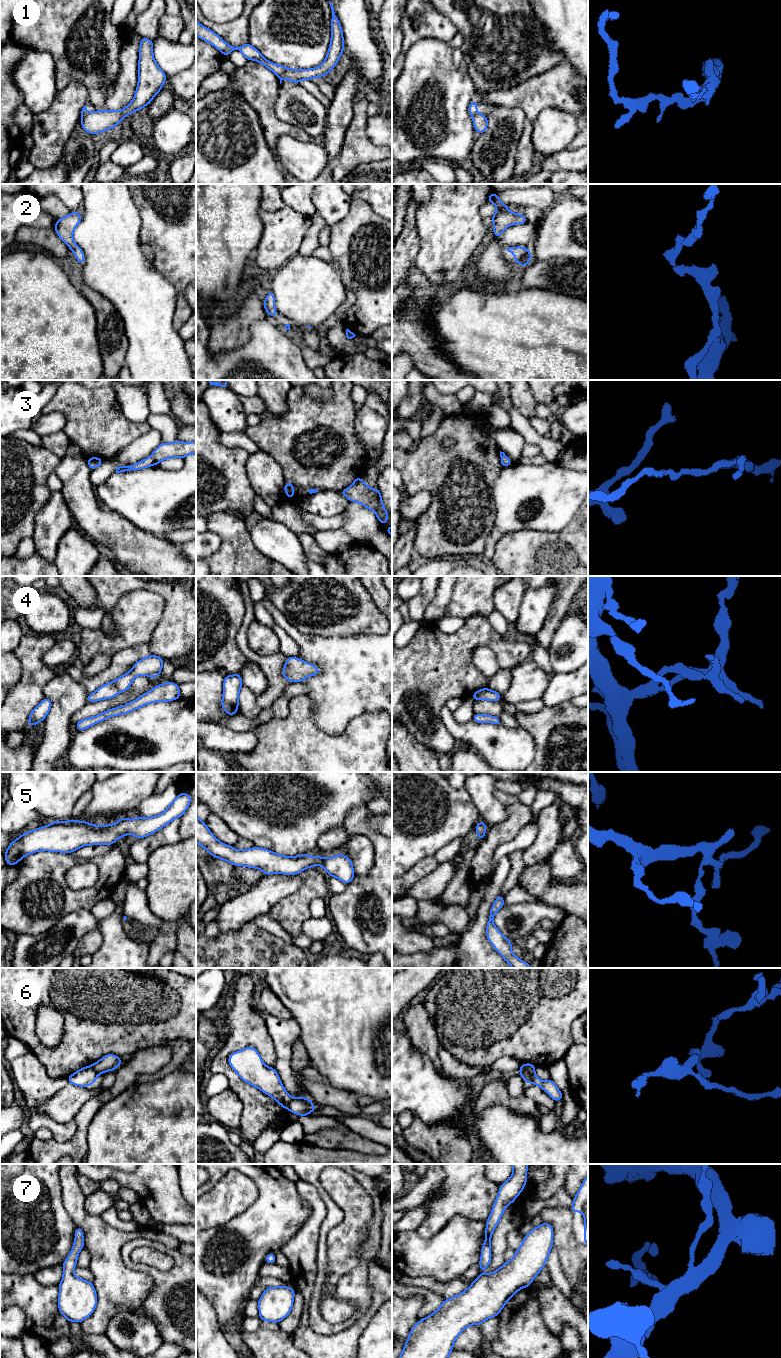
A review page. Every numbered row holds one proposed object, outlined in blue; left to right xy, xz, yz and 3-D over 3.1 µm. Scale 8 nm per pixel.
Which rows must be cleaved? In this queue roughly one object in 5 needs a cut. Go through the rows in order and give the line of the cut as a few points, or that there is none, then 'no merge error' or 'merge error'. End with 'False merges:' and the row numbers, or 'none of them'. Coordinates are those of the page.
1: xz (287, 68), (281, 77) | merge error
2: no cut | no merge error
3: no cut | no merge error
4: no cut | no merge error
5: no cut | no merge error
6: yz (523, 1064), (528, 1070), (533, 1072) | merge error
7: no cut | no merge error
False merges: 1, 6

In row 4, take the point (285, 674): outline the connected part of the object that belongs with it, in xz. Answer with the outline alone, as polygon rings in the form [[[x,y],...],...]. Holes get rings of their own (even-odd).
[[[288,657],[283,667],[282,676],[290,683],[302,682],[309,676],[320,673],[320,669],[310,663],[307,663],[297,657]]]

